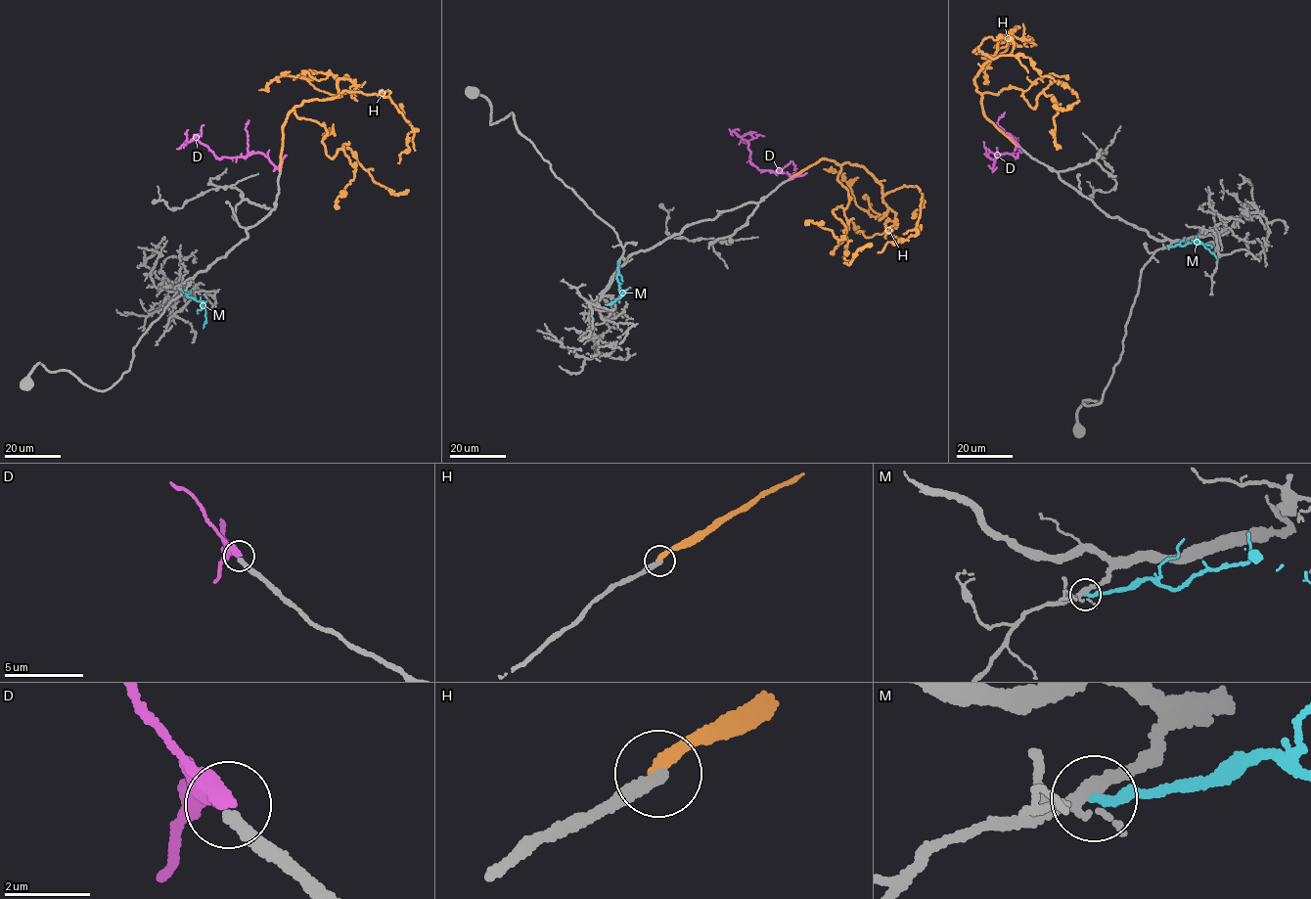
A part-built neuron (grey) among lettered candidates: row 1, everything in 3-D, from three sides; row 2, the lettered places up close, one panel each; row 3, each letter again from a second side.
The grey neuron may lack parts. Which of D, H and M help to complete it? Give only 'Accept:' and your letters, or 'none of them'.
Accept: none of them

